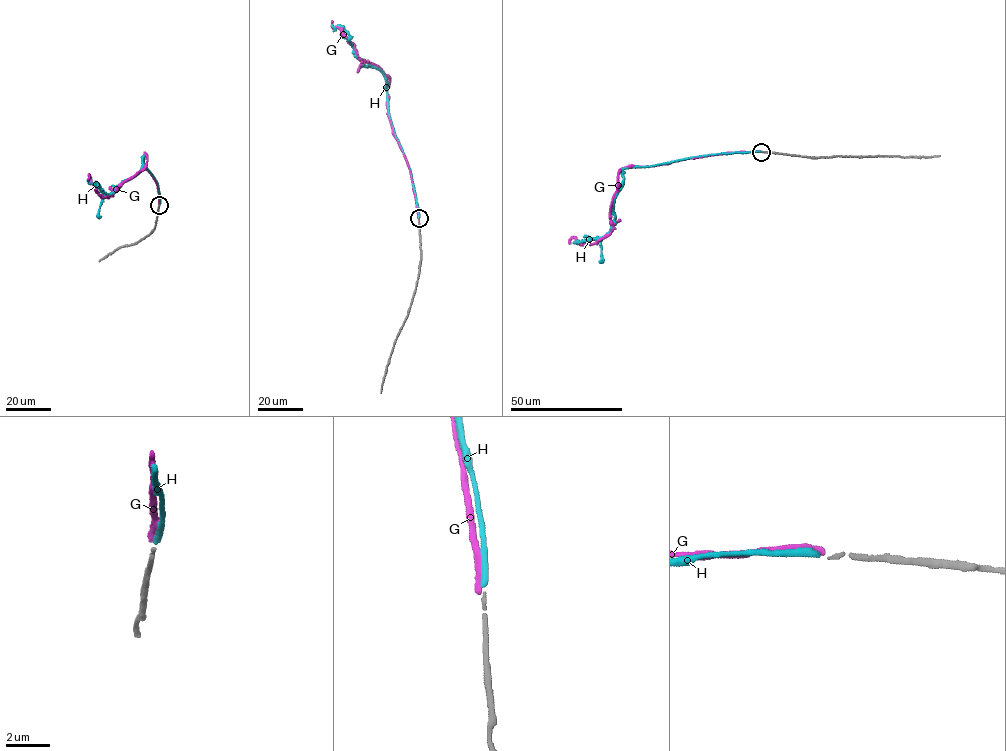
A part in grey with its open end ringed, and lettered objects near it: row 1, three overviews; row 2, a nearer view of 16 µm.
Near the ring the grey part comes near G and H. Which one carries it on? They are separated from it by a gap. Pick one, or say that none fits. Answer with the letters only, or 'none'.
H

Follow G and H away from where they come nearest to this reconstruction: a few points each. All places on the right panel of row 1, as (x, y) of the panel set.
G: (761, 151), (623, 167), (612, 202), (611, 231), (593, 243), (582, 245), (574, 238), (569, 243)
H: (760, 152), (625, 167), (611, 230), (601, 237), (573, 242)

